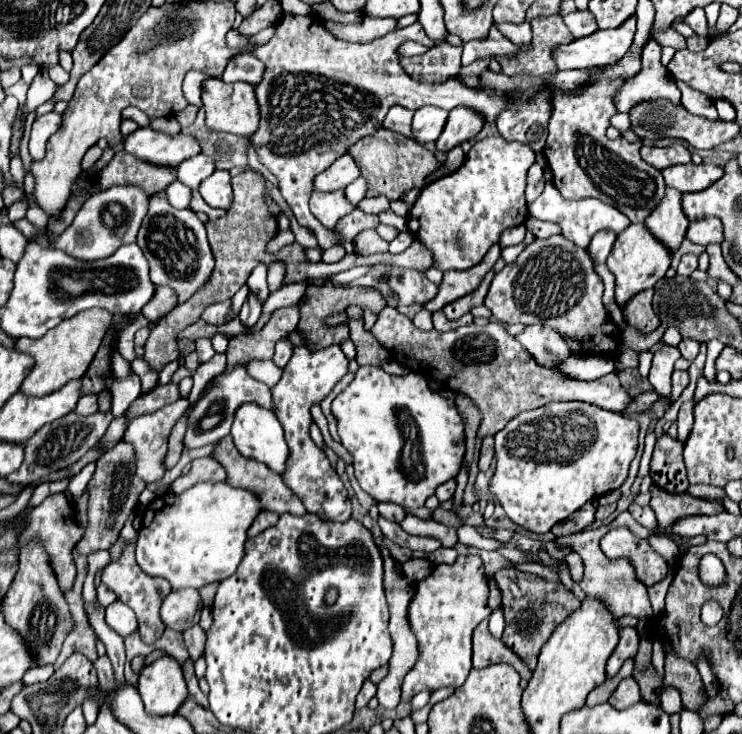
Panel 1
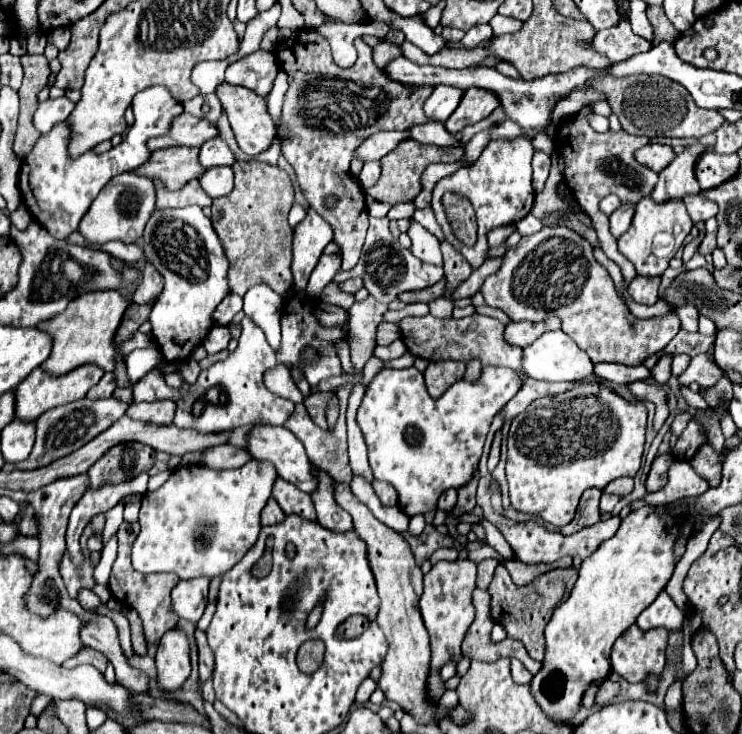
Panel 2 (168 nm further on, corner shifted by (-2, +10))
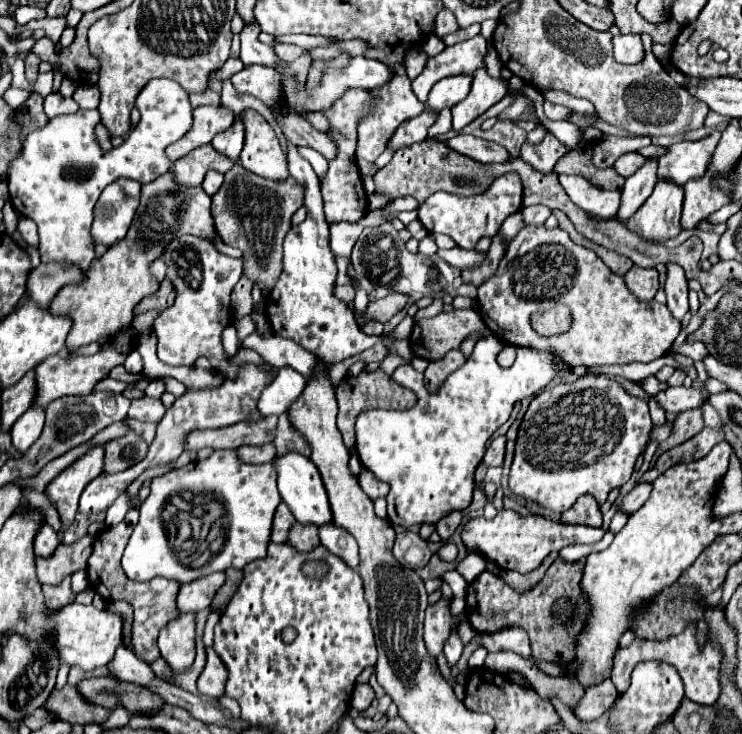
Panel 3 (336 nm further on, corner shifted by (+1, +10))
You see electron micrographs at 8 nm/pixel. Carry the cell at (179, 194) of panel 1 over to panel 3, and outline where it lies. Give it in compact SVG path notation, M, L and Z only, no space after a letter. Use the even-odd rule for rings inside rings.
M118 178L104 188L96 206L92 222L92 238L98 244L118 244L132 224L142 196L142 184L130 178Z

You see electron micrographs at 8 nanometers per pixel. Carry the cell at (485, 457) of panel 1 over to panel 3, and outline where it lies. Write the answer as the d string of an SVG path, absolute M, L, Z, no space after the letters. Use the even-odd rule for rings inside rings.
M498 436L492 440L492 444L488 446L486 454L484 454L484 464L490 466L502 466L504 460L504 446L506 446L506 436Z

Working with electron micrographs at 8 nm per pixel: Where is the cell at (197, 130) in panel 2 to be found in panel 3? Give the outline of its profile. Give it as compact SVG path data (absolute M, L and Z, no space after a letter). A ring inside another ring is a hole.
M198 106L194 108L194 122L192 128L174 144L166 148L166 154L170 160L182 158L190 150L208 144L216 134L228 130L228 126L234 124L236 116L232 110L224 106Z

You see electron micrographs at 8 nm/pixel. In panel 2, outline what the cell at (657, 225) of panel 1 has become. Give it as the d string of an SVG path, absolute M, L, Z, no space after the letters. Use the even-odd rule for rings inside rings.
M693 144L687 146L679 156L675 156L675 160L659 172L659 182L651 192L651 198L655 202L667 202L701 192L699 182L695 178L695 162L703 152L707 152L703 144Z

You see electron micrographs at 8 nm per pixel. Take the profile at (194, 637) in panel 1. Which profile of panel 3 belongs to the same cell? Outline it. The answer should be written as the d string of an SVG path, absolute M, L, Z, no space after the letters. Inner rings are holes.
M206 648L206 666L198 678L198 692L210 698L218 698L224 694L224 678L226 670L220 658L216 658L216 652L212 648Z

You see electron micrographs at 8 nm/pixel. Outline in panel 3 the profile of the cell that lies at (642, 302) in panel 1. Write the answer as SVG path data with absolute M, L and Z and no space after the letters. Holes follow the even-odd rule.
M632 266L628 270L628 274L624 276L628 290L642 302L648 302L656 296L658 288L660 288L660 280L658 280L658 272L656 268L640 268L640 266Z

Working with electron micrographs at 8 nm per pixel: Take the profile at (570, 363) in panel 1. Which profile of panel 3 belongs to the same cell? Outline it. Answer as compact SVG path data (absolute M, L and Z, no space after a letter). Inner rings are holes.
M486 336L476 342L472 356L462 368L452 372L444 386L436 394L430 394L422 382L422 374L416 372L410 364L398 366L392 374L392 380L400 386L414 390L418 402L412 410L366 410L356 418L356 454L364 468L372 470L374 476L390 484L388 494L388 520L394 526L410 528L412 524L438 522L444 514L452 510L464 510L470 506L474 490L474 470L482 462L486 442L502 426L512 406L524 398L536 396L544 386L548 386L558 376L572 376L572 366L560 358L556 350L538 350L538 348L516 348L516 362L510 368L502 368L496 362L498 338Z

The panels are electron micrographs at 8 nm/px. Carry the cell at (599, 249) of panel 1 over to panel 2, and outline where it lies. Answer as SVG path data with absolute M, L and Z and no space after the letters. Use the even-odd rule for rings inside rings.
M627 202L627 204L621 204L621 206L609 216L611 234L613 234L615 238L619 238L623 232L627 232L633 214L635 214L635 204L633 204L633 202Z

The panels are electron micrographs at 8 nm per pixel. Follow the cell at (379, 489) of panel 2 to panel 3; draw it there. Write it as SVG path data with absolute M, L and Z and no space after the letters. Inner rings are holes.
M362 470L362 474L358 476L358 482L362 486L362 490L372 498L386 498L388 492L390 492L390 486L386 482L380 482L370 470Z

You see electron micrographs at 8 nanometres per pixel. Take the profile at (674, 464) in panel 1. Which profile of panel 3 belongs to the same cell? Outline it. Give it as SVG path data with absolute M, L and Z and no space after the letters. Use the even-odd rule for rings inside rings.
M640 482L630 494L624 496L622 506L620 506L618 510L624 510L624 512L628 512L628 514L636 512L636 510L646 502L646 498L650 496L650 492L652 492L652 482Z

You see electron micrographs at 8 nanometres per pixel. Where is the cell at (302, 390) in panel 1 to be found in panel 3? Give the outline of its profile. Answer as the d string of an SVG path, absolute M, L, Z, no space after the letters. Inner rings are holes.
M326 522L324 526L320 526L320 542L332 550L332 554L340 554L340 558L344 558L352 568L358 566L358 546L352 534L348 534L348 530L336 526L334 522Z

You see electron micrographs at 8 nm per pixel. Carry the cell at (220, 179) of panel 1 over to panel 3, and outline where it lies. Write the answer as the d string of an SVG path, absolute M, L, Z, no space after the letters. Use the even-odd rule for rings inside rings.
M210 170L210 172L206 174L204 182L202 182L202 188L204 188L204 192L206 192L208 196L212 196L212 194L216 194L216 190L220 188L222 182L224 182L224 174L222 174L222 172L216 172L216 170Z

